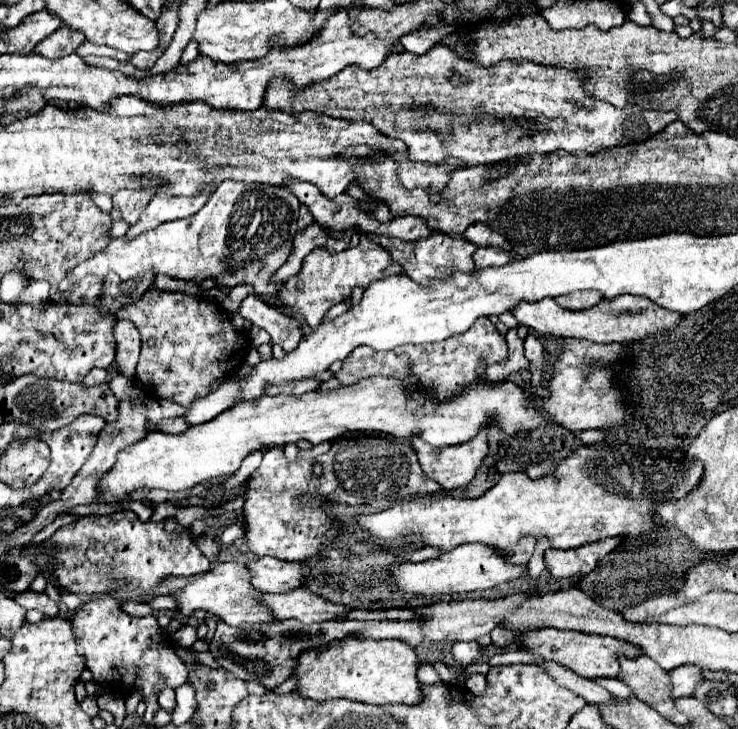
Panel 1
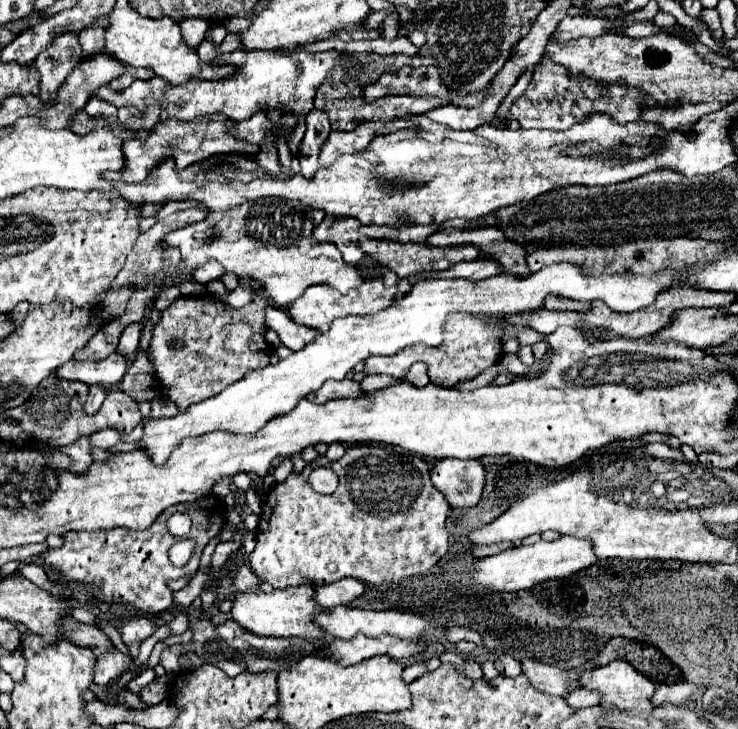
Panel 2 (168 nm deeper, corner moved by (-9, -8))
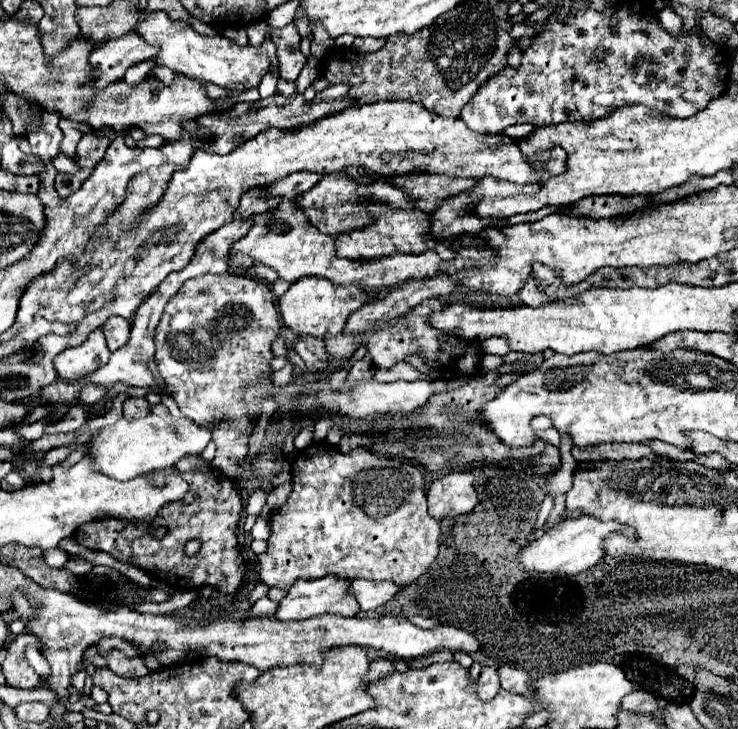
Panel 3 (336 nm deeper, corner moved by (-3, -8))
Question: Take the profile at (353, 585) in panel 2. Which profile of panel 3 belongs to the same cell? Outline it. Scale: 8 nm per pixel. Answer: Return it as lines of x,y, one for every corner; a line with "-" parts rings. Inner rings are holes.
354,579
350,581
350,593
356,597
362,611
376,609
396,597
400,587
392,581
366,581
366,579

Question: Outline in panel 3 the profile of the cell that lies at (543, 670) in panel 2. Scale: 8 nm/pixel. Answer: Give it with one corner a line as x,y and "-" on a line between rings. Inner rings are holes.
502,665
498,669
498,677
500,677
500,683
502,683
502,689
510,689
514,693
528,693
532,689
532,681
530,681
530,675
522,669
514,669
510,665

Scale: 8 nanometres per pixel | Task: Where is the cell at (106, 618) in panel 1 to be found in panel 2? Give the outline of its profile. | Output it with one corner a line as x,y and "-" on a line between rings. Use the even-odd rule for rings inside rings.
130,615
124,617
116,623
118,633
122,635
122,641
130,653
132,659
138,657
140,653
140,645
144,639
148,639
154,631
156,631
156,623
148,617
138,617
138,615

